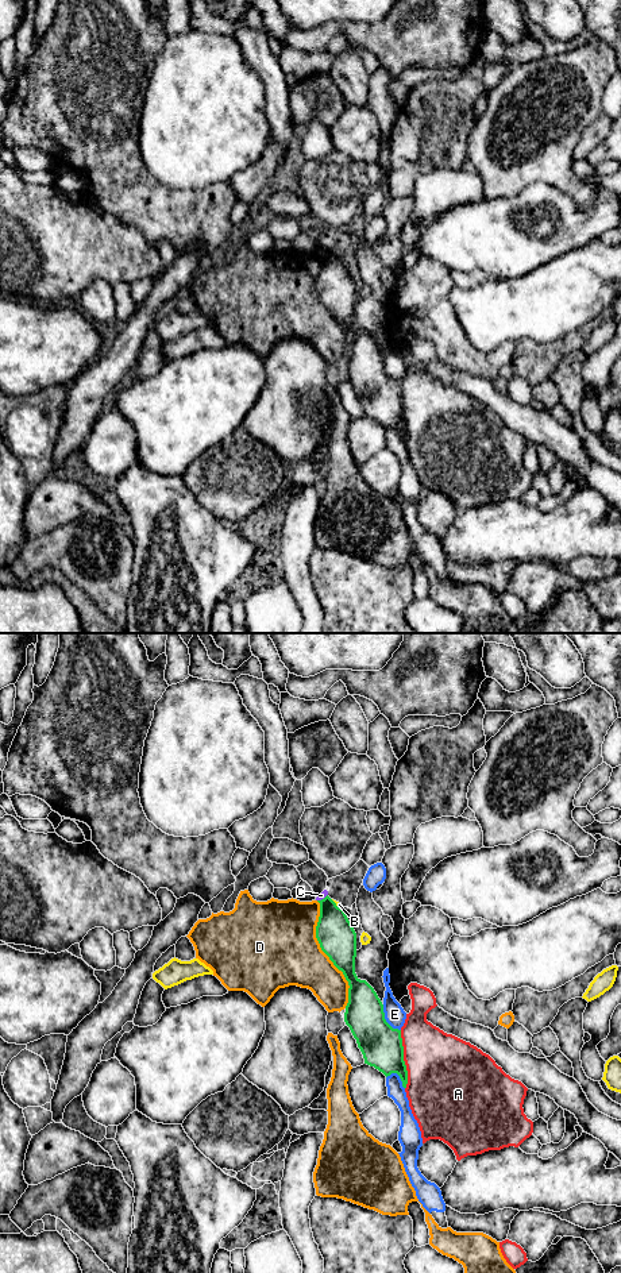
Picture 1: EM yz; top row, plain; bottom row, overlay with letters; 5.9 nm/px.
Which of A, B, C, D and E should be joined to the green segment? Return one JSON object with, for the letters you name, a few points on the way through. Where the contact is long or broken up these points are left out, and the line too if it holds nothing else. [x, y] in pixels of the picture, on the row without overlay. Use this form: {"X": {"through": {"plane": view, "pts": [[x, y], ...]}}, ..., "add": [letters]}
{"add": []}

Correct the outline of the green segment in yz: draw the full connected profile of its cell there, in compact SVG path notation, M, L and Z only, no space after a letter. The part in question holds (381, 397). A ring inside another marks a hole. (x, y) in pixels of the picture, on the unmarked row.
M328 247L317 254L320 255L320 269L316 278L316 290L321 302L329 309L333 317L343 324L350 337L344 374L356 391L358 400L363 406L364 416L374 418L386 429L392 425L397 425L402 433L402 439L406 440L408 423L404 413L401 382L393 381L386 374L383 356L377 344L366 332L360 332L355 325L356 285L344 262L338 259Z

